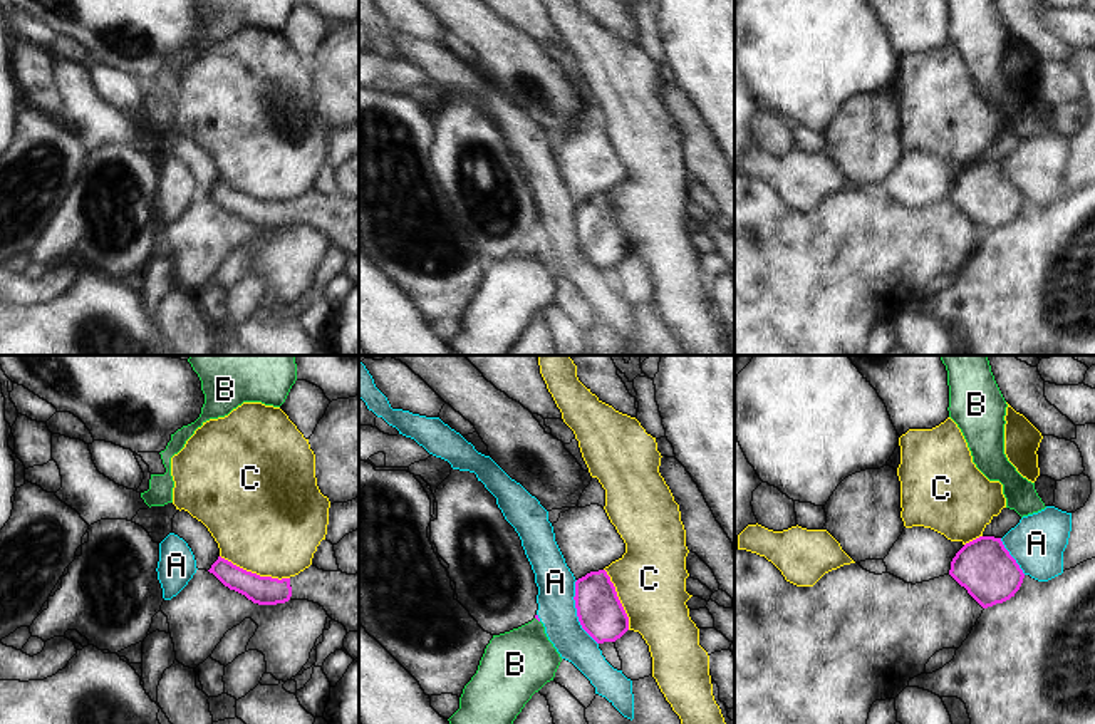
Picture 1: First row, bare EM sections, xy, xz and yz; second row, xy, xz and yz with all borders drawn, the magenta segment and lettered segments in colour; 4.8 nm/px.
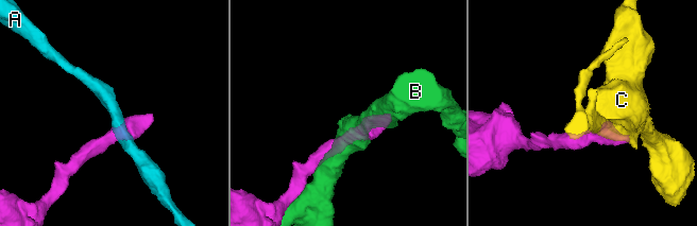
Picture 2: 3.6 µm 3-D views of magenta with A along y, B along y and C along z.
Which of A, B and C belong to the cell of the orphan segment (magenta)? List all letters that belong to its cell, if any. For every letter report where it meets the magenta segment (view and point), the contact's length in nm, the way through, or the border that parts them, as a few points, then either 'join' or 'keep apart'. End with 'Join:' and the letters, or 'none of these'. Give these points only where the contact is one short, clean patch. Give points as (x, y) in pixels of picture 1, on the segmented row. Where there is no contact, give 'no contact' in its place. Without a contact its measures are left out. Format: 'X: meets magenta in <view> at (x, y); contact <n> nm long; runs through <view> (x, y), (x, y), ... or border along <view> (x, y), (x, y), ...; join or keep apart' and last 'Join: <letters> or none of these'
A: meets magenta in xz at (577, 612); contact 320 nm long; border along xz (576, 580), (574, 607), (577, 620), (597, 644); keep apart
B: meets magenta in xz at (537, 619); contact 40 nm long; keep apart
C: meets magenta in xy at (255, 574); contact 360 nm long; keep apart
Join: none of these

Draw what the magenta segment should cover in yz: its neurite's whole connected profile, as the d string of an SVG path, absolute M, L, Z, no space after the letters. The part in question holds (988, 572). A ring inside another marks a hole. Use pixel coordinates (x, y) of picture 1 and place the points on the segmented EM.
M979 536L952 558L949 575L983 607L1015 597L1025 573L1004 548L1001 538Z

